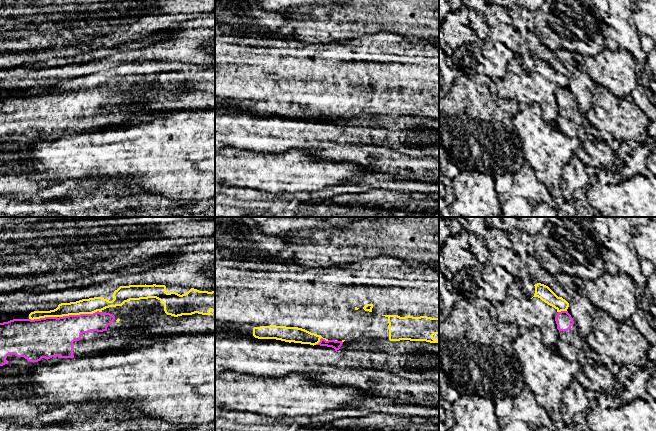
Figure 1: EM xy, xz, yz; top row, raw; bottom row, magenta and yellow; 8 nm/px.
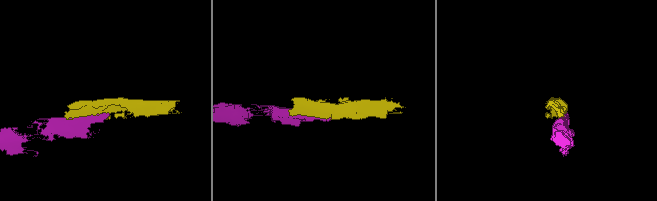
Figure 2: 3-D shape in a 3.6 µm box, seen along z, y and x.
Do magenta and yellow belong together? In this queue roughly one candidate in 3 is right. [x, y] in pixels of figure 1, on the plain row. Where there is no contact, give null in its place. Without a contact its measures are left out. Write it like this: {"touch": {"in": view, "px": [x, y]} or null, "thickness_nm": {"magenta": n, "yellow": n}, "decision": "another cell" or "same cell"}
{"touch": {"in": "xy", "px": [80, 90]}, "thickness_nm": {"magenta": 280, "yellow": 130}, "decision": "another cell"}

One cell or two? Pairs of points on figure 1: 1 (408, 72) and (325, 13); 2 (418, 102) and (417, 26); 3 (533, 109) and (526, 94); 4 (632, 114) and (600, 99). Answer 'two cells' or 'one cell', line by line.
1: two cells
2: two cells
3: two cells
4: one cell

